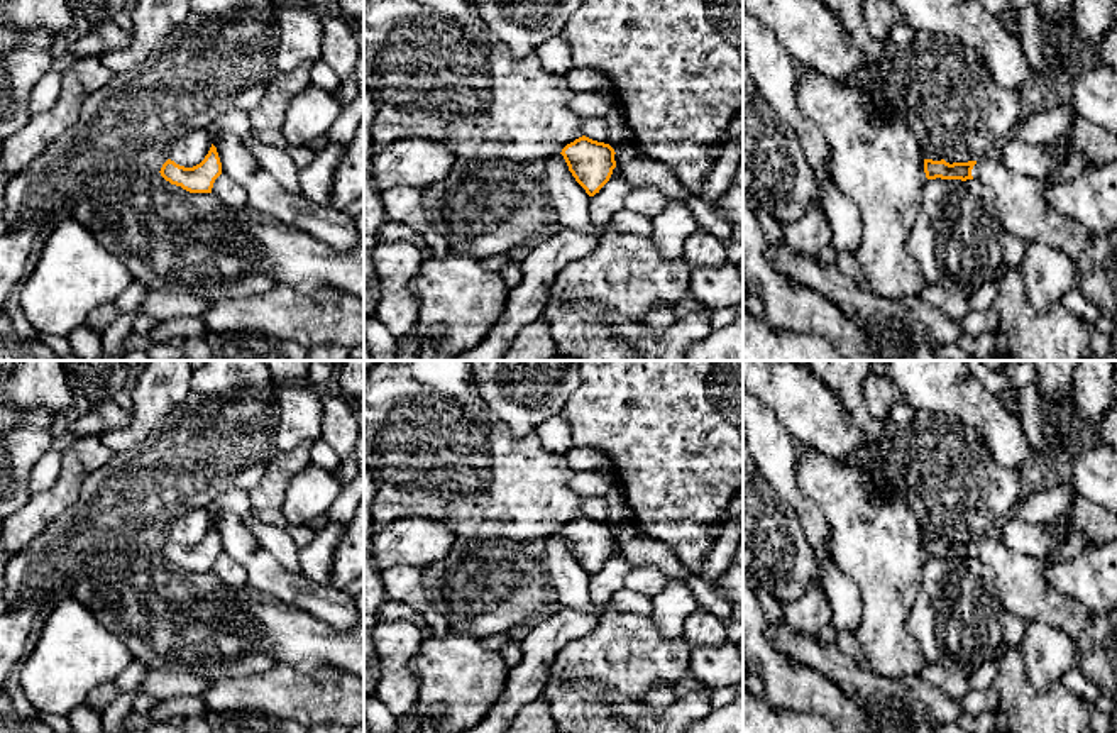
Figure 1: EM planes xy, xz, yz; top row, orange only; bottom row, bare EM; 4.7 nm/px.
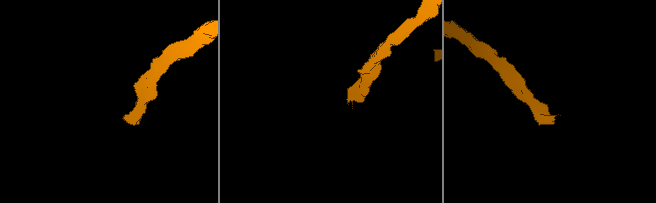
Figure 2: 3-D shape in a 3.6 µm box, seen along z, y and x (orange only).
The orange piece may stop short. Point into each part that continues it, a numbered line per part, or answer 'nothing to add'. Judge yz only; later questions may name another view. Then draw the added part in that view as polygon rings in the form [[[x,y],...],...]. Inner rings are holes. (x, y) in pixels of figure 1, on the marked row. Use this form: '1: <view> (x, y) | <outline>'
1: yz (1019, 200) | [[[1000,159],[978,161],[971,176],[990,188],[1004,232],[1049,244],[1075,262],[1076,288],[1112,322],[1110,361],[1117,361],[1117,227],[1097,240],[1046,203],[1048,181],[1010,171]]]

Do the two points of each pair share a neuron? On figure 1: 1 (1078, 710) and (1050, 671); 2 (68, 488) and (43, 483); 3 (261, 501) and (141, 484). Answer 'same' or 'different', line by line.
1: different
2: different
3: different

